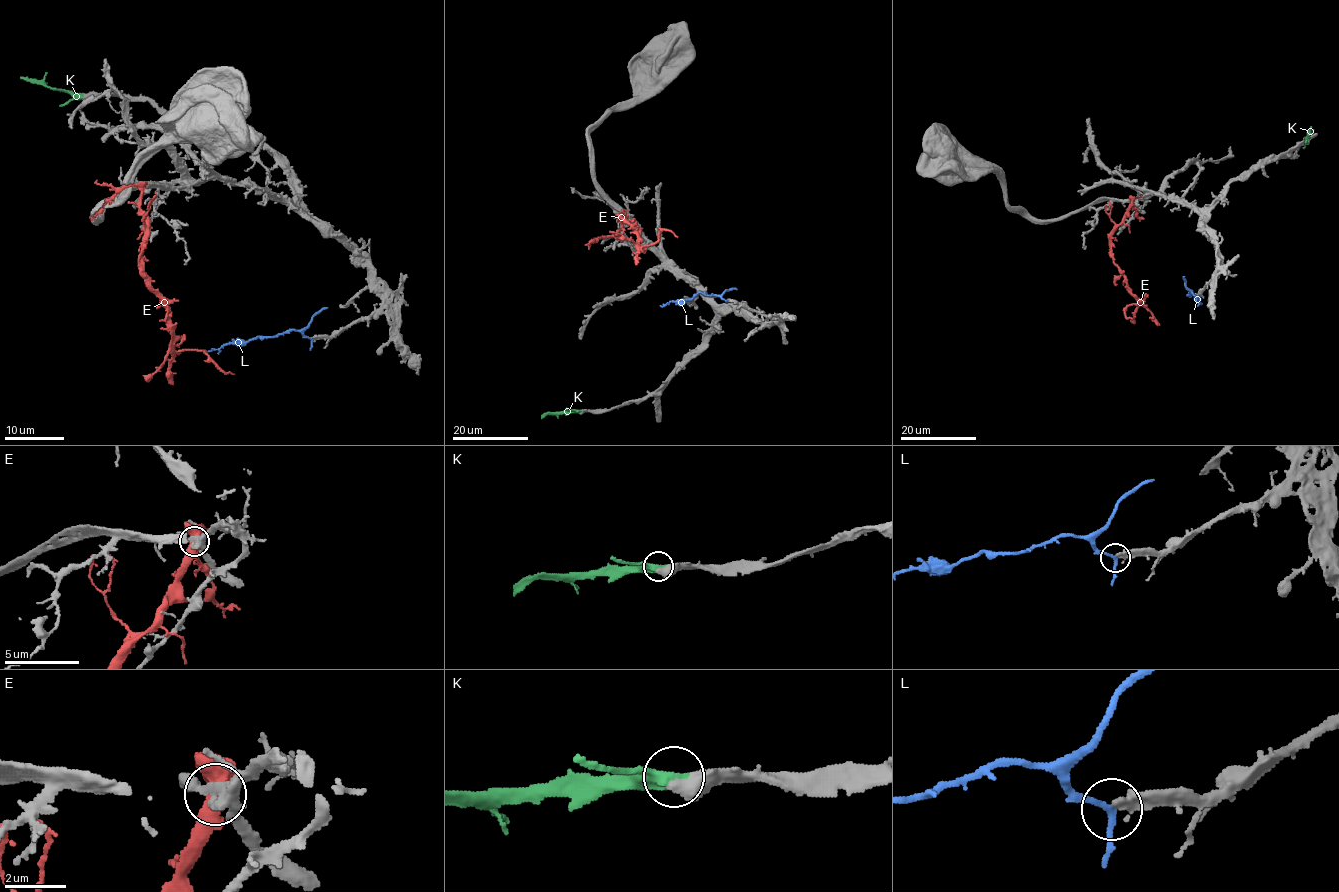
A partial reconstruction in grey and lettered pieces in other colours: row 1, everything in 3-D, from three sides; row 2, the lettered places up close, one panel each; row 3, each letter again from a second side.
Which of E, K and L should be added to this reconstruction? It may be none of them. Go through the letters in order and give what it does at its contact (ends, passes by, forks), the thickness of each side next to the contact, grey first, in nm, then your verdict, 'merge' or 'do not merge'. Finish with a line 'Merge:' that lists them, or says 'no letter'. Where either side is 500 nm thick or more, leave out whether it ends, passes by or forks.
E: 280 nm thick on the grey side, 550 nm on the other; do not merge
K: 550 nm thick on the grey side, 420 nm on the other; merge
L: it passes by; 320 nm thick on the grey side, 180 nm on the other; do not merge
Merge: K

